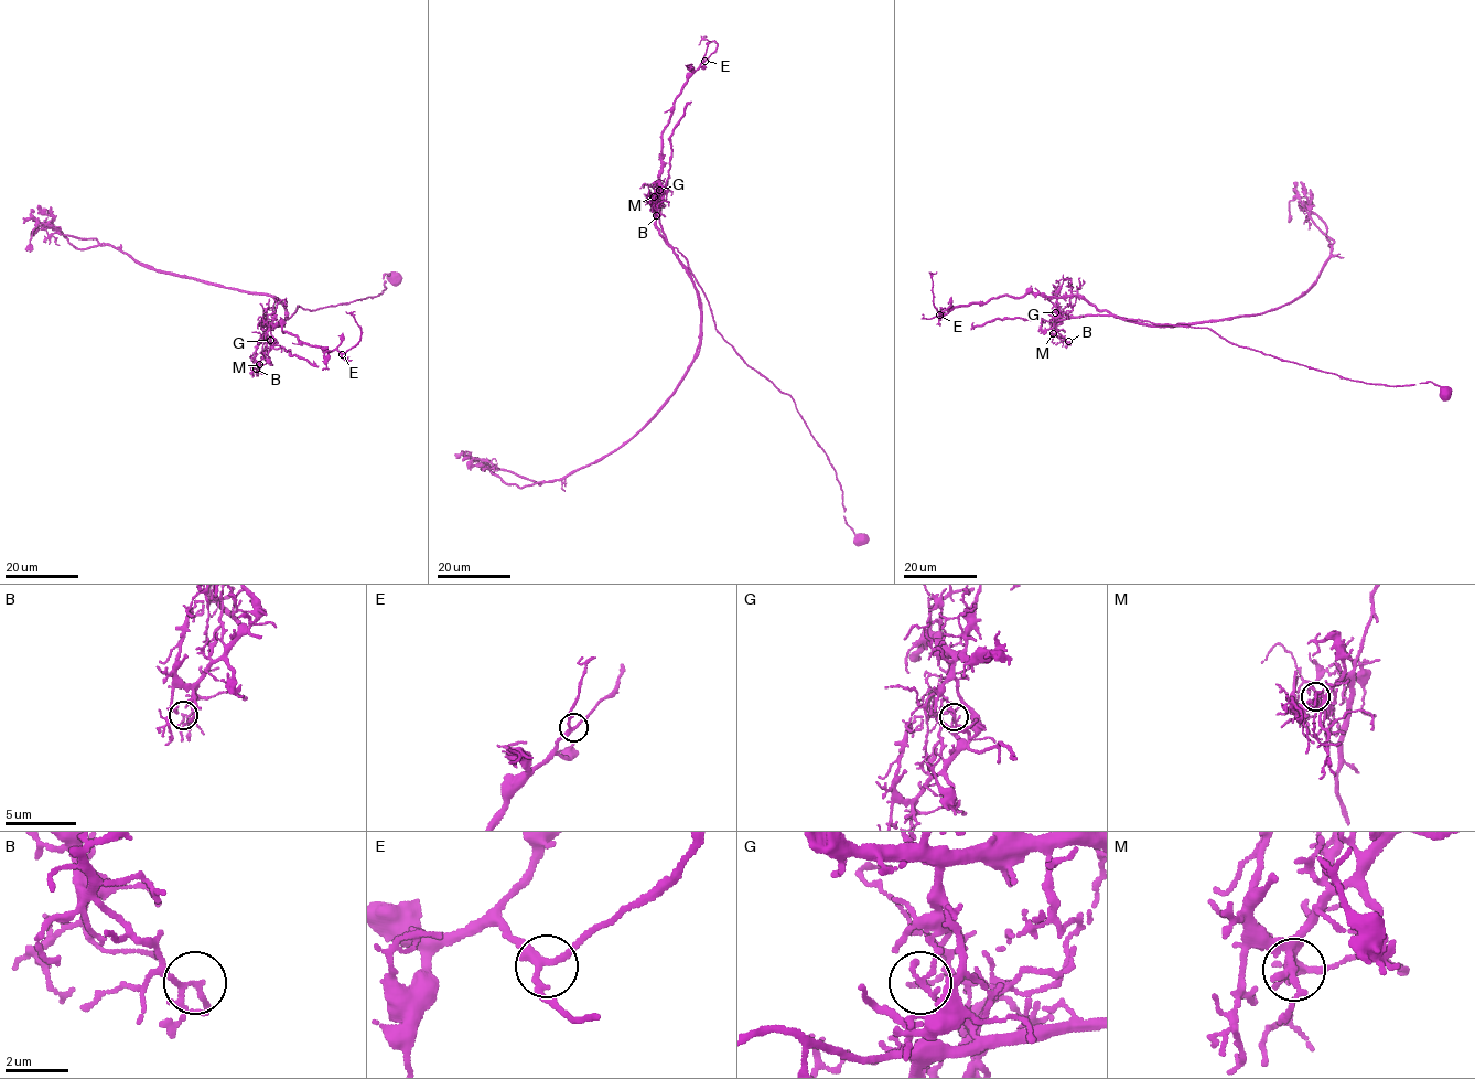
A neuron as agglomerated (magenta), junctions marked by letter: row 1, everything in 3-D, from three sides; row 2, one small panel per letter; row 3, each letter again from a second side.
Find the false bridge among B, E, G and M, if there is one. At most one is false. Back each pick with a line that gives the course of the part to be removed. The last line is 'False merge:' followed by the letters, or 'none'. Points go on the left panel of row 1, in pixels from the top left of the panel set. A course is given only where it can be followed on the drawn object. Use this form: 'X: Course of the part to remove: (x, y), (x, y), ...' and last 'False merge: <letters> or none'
G: Course of the part to remove: (269, 340), (262, 337), (266, 330), (287, 318), (275, 297), (150, 269), (118, 248), (41, 223), (25, 250)
False merge: G

